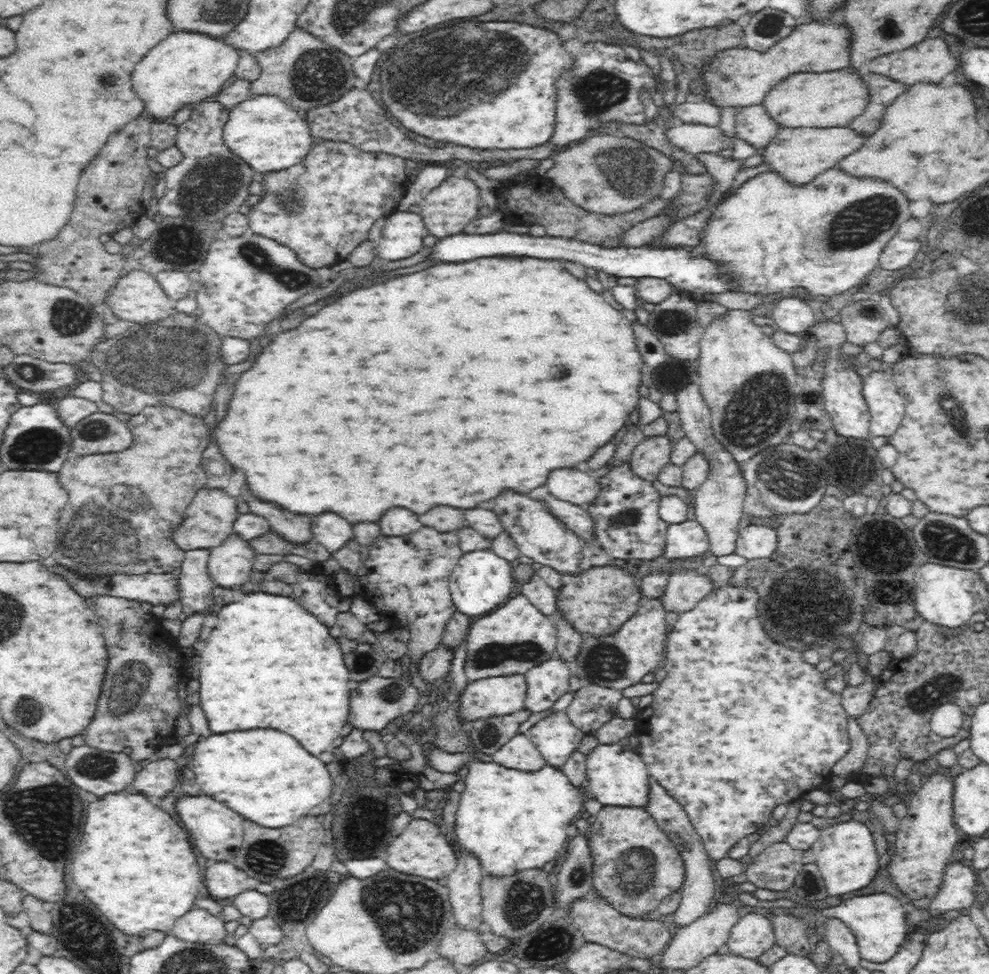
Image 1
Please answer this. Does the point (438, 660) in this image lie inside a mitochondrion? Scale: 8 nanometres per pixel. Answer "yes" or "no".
no

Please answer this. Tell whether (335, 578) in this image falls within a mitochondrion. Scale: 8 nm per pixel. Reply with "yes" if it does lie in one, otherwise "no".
no

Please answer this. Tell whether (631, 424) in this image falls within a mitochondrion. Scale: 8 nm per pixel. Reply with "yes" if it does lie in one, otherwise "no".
no

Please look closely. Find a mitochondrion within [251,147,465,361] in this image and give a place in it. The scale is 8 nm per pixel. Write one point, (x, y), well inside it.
(291, 206)

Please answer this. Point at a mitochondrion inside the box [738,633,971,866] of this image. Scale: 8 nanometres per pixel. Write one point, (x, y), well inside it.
(919, 699)

